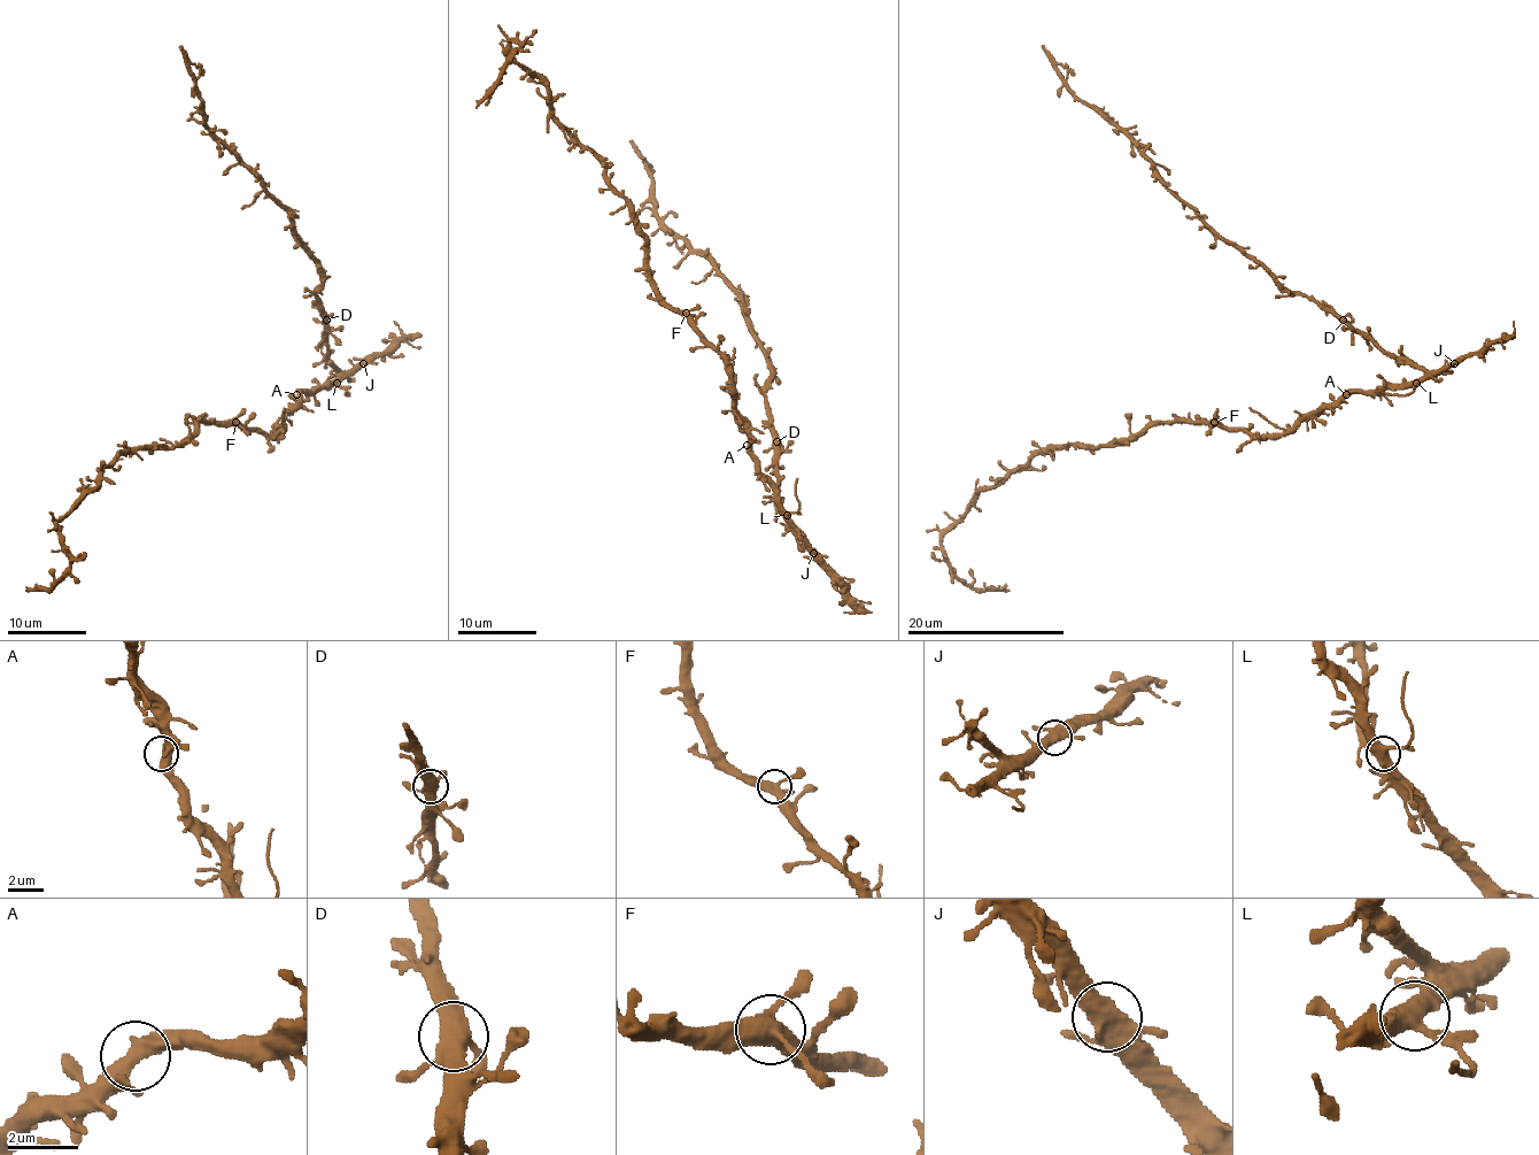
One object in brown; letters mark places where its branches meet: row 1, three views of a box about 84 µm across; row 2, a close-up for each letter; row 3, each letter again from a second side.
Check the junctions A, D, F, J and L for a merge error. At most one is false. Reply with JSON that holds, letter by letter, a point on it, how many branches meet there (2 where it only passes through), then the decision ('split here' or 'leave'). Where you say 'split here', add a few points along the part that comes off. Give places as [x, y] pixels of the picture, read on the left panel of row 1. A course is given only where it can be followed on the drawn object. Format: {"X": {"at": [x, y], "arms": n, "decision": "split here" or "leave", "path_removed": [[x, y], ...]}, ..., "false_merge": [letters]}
{"A": {"at": [296, 394], "arms": 4, "decision": "leave"}, "D": {"at": [326, 320], "arms": 4, "decision": "leave"}, "F": {"at": [236, 422], "arms": 4, "decision": "leave"}, "J": {"at": [363, 363], "arms": 4, "decision": "leave"}, "L": {"at": [337, 383], "arms": 3, "decision": "leave"}, "false_merge": []}

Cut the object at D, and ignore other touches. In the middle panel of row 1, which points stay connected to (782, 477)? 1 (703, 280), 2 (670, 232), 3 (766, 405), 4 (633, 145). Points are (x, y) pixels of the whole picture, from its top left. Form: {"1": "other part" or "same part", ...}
{"1": "other part", "2": "other part", "3": "other part", "4": "other part"}

